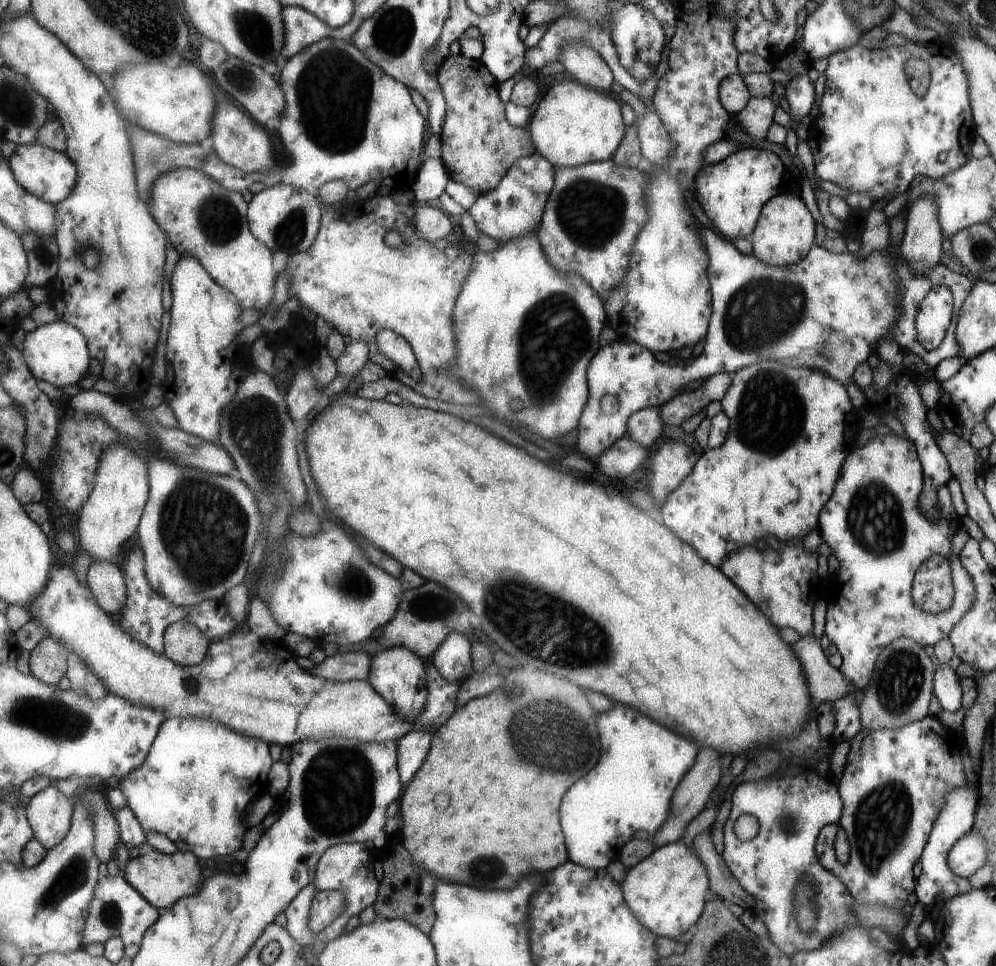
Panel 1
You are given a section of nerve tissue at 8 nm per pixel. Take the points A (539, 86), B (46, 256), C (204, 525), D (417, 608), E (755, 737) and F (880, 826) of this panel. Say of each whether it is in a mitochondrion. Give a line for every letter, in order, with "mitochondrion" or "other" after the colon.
A: other
B: mitochondrion
C: mitochondrion
D: mitochondrion
E: other
F: mitochondrion

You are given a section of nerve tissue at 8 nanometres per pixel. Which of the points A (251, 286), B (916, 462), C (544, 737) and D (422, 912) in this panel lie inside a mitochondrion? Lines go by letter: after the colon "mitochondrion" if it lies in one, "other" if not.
A: other
B: other
C: mitochondrion
D: other

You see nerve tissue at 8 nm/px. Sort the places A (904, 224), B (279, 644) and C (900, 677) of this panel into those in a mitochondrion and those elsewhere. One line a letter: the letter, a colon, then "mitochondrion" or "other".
A: other
B: other
C: mitochondrion

